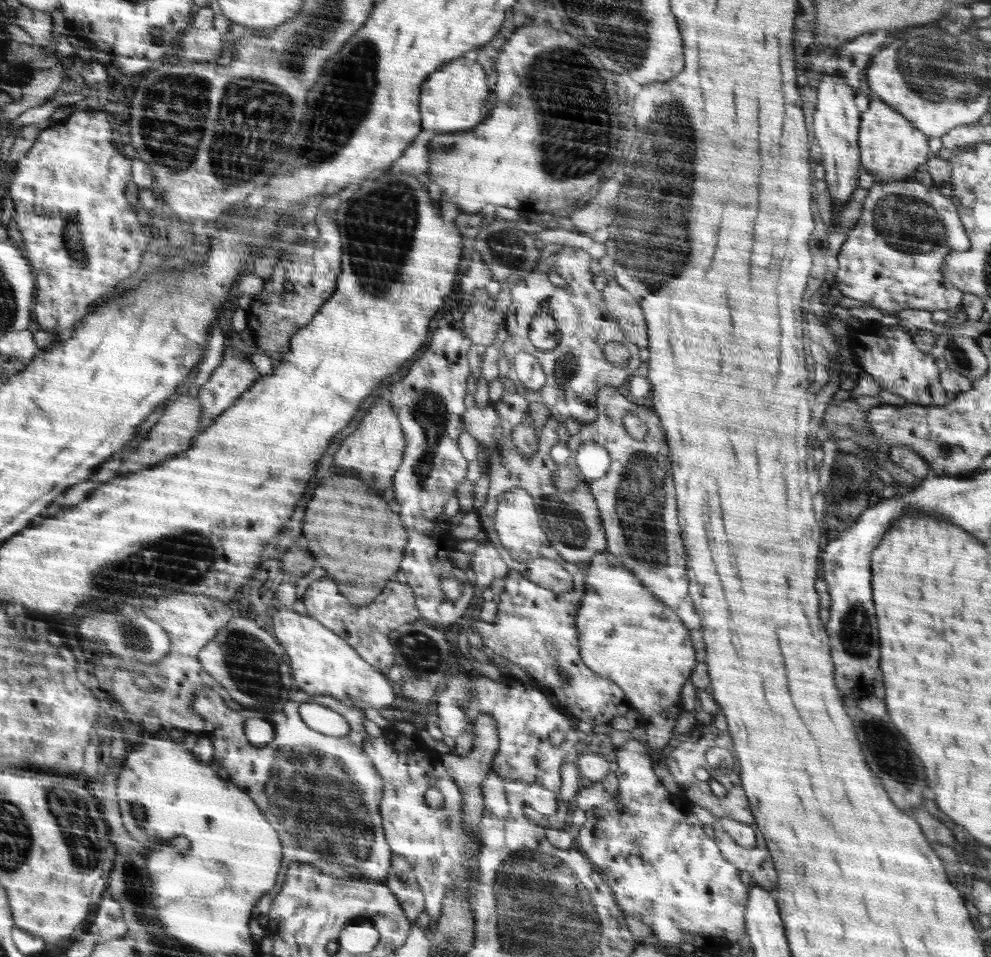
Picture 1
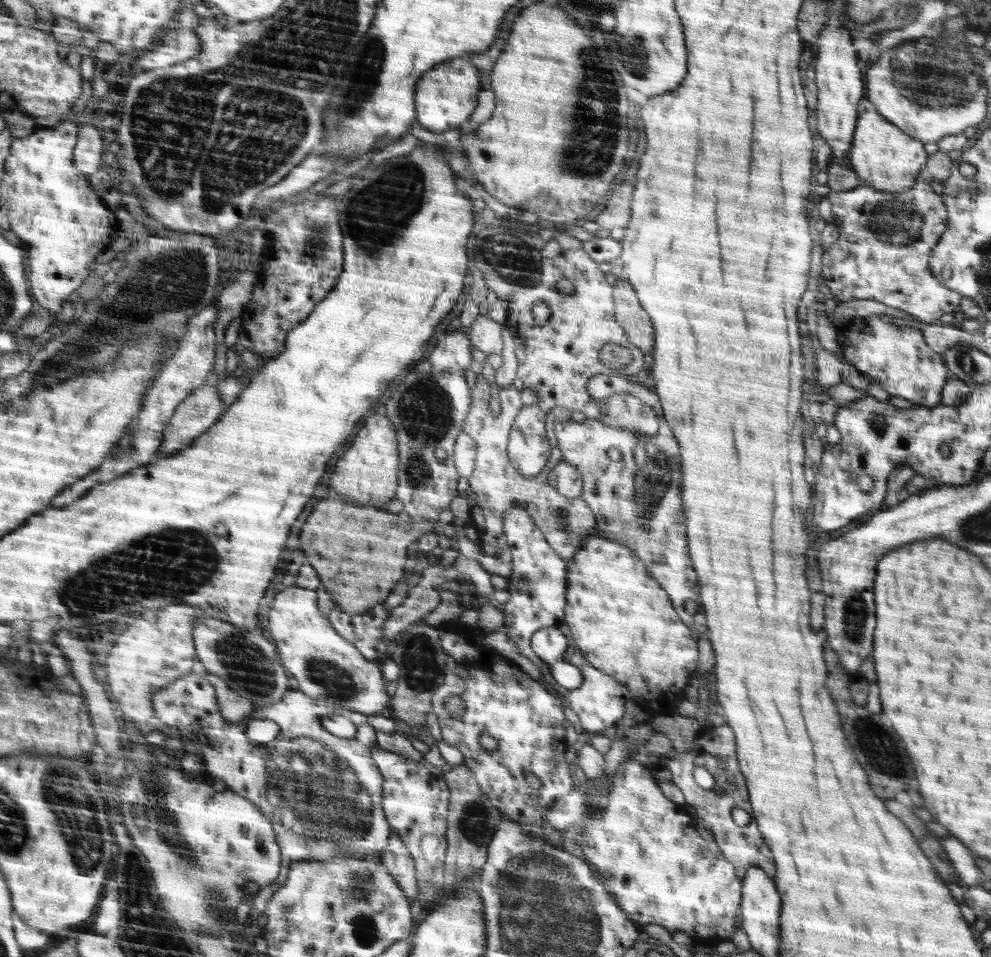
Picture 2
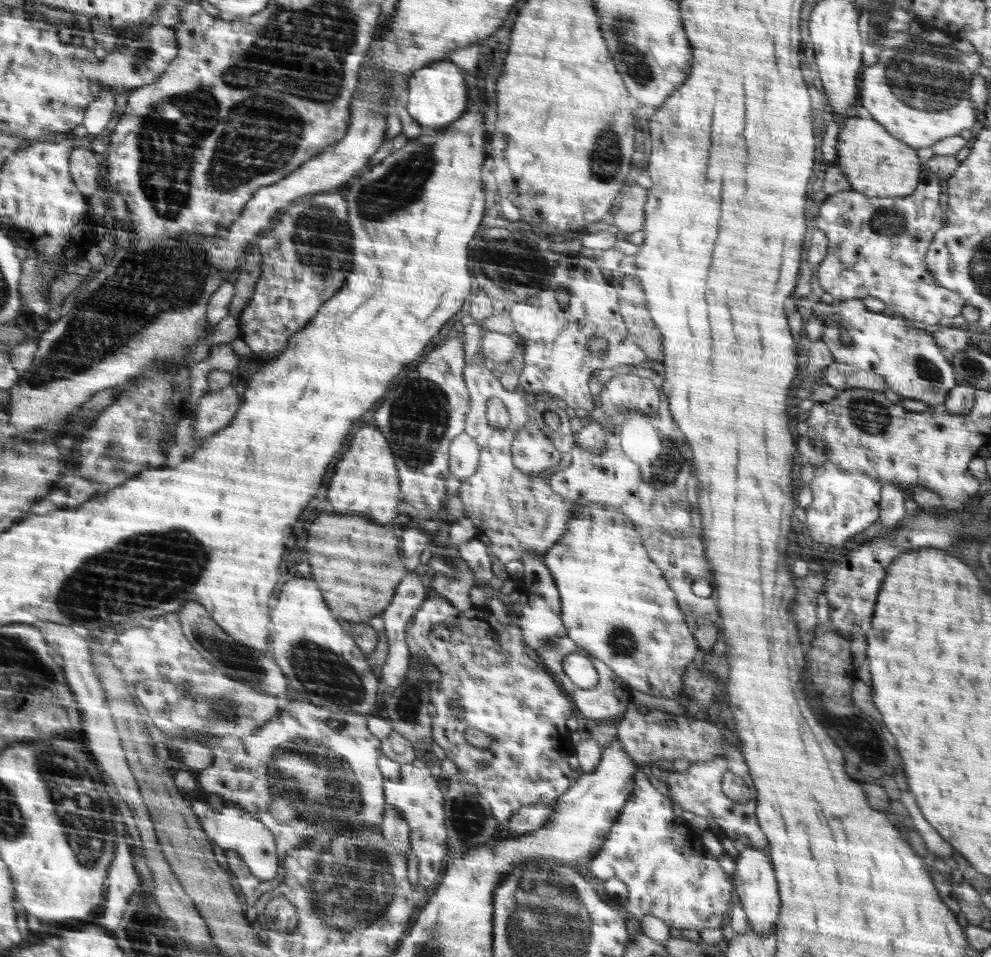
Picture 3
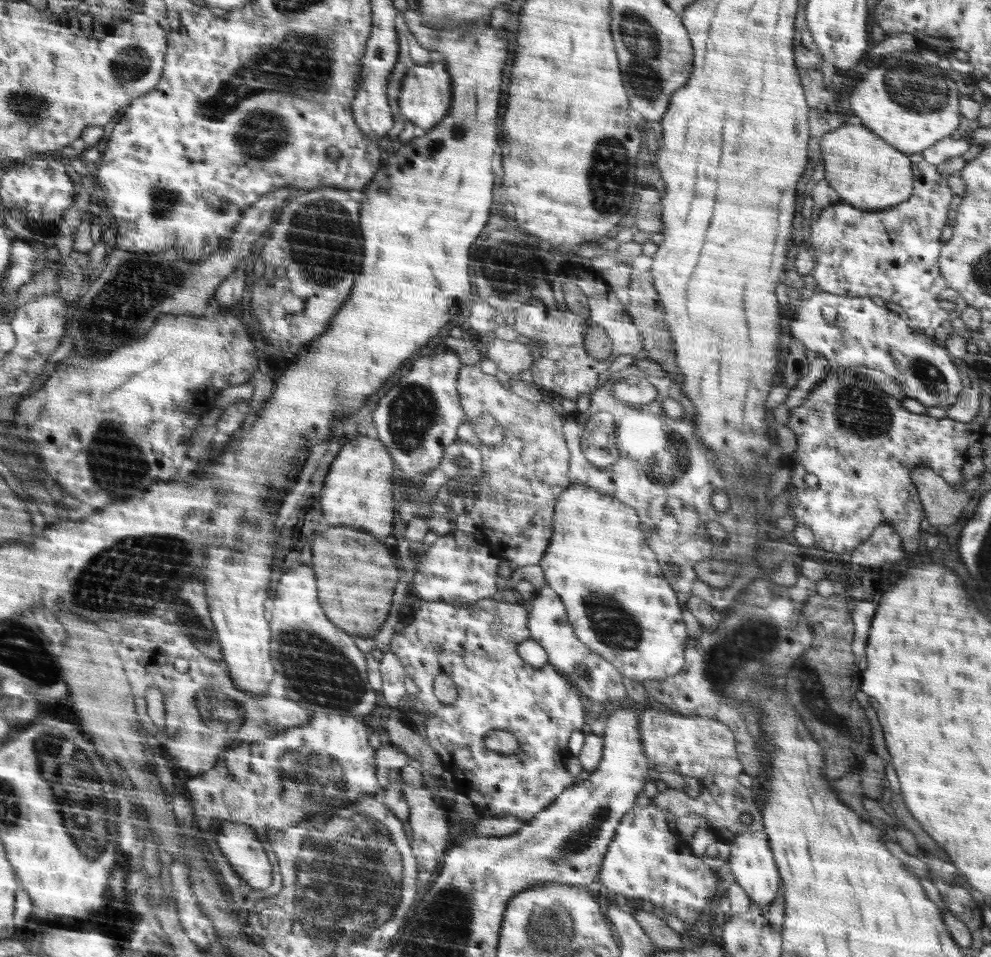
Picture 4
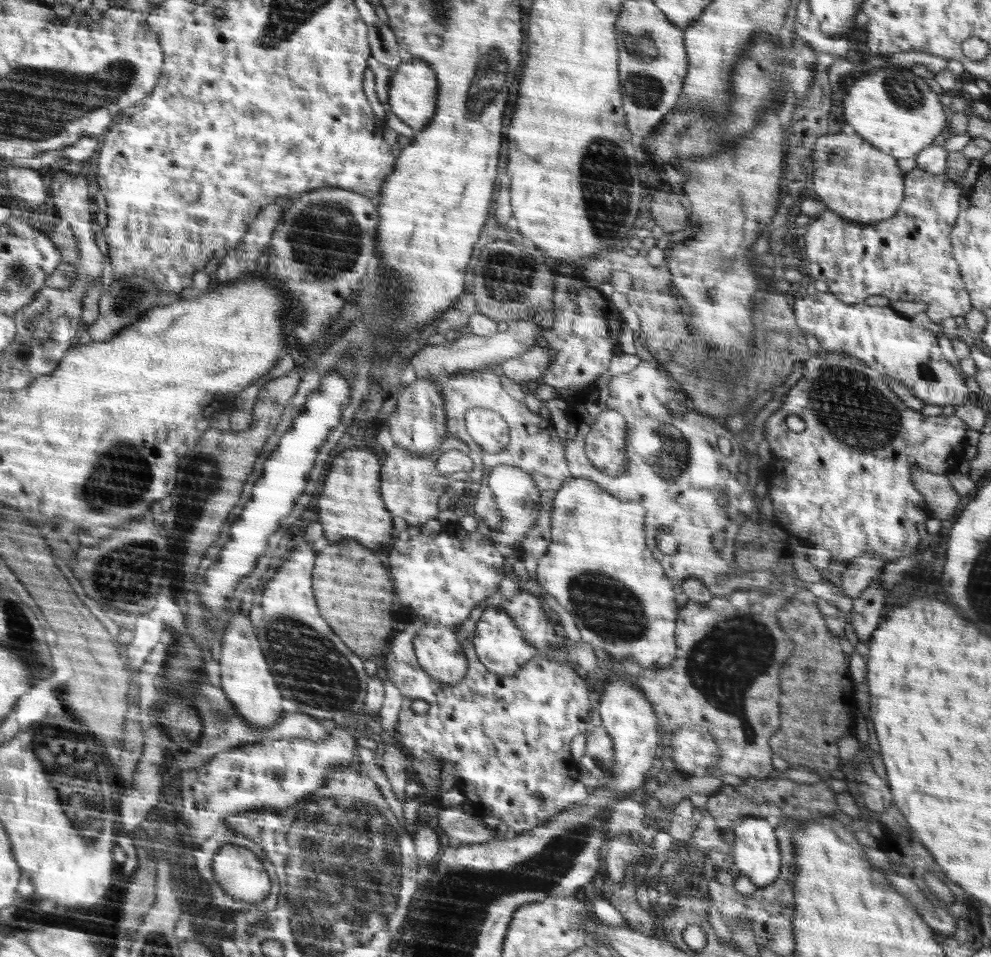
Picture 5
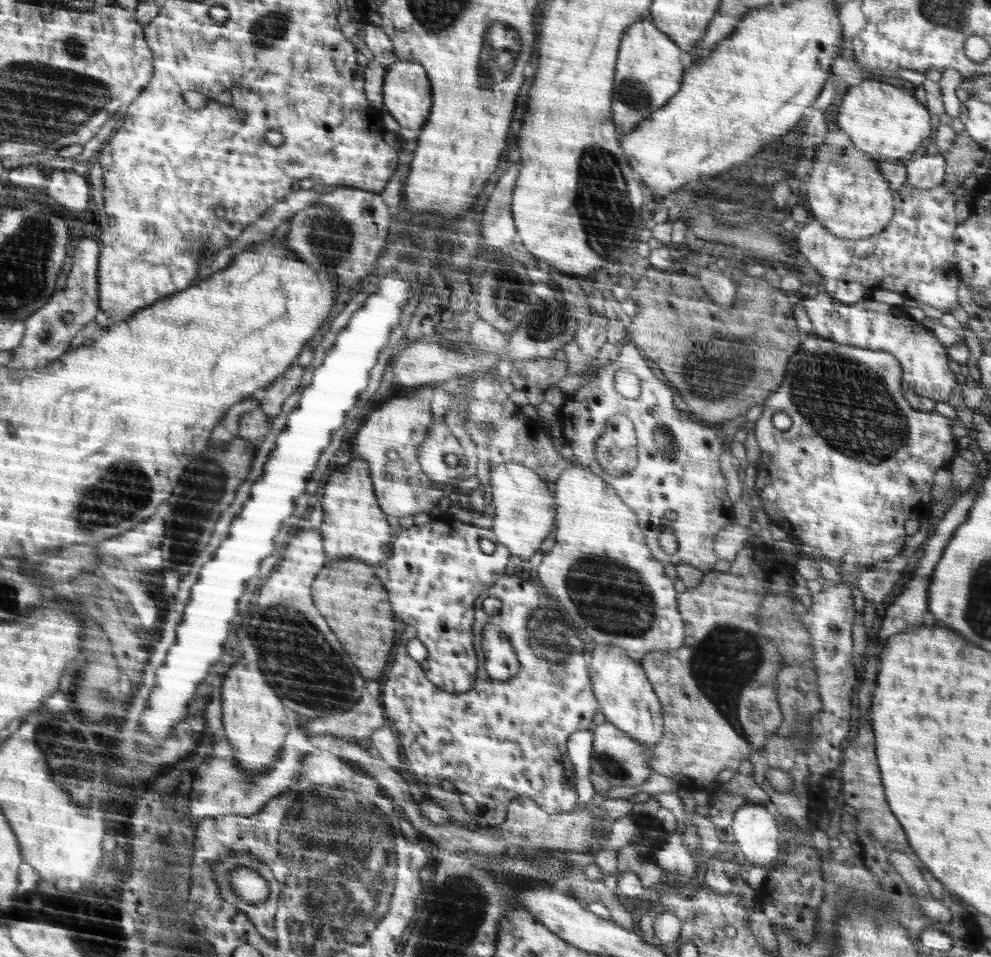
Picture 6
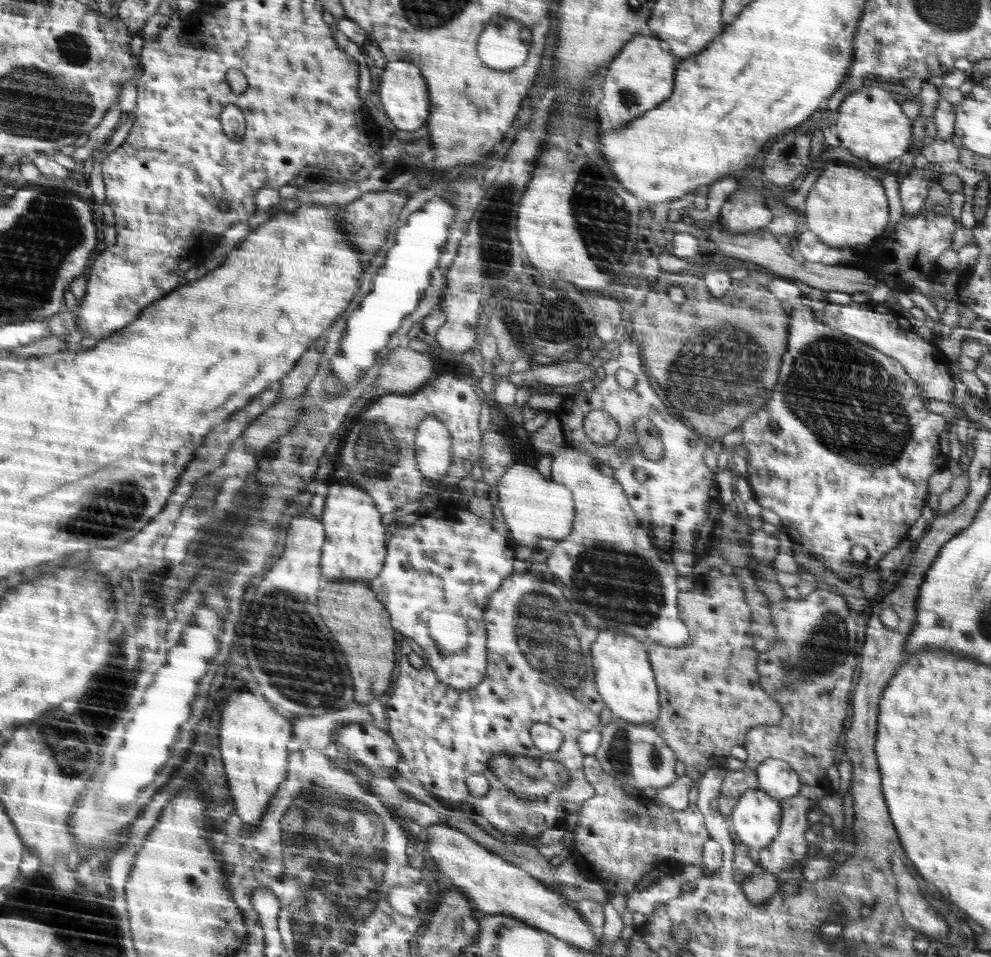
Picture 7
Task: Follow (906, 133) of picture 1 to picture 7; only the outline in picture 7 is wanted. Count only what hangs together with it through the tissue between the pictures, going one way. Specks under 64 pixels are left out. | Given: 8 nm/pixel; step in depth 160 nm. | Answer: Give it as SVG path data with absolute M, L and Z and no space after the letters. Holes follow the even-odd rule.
M832 158L836 164L830 164L820 174L815 183L810 187L810 193L806 200L806 228L817 234L824 244L832 248L858 247L858 244L868 244L872 238L880 237L888 224L888 200L884 194L884 188L878 180L870 178L868 174L846 166L846 160L840 161Z

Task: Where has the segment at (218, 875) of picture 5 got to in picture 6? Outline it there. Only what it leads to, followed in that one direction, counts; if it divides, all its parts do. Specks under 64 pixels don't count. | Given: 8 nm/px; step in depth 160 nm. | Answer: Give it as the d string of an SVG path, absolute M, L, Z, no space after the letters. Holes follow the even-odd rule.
M243 865L237 866L235 870L236 872L232 871L232 878L230 878L233 890L232 894L228 893L229 898L233 900L234 894L238 894L242 900L252 904L268 898L268 884L264 878L260 878L252 870L246 870Z

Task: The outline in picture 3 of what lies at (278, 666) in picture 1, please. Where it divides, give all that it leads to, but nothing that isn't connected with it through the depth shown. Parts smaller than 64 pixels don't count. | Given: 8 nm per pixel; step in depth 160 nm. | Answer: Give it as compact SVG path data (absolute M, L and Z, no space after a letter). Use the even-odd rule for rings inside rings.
M198 602L186 604L186 608L180 610L180 616L182 616L180 618L181 624L186 624L183 626L186 630L186 636L190 636L190 640L194 640L194 648L197 649L200 656L206 658L222 674L232 677L237 682L242 682L242 685L252 686L254 690L266 692L266 694L278 696L288 688L289 684L280 668L276 666L271 654L256 652L239 640L234 640L228 636L228 633L214 622L210 613L206 612Z

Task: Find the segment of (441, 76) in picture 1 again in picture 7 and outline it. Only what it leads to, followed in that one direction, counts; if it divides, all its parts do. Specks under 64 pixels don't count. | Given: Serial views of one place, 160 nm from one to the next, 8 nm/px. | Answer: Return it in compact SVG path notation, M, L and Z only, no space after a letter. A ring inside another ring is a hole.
M401 60L385 64L380 78L379 95L386 116L396 128L408 132L418 132L419 128L426 128L430 120L429 92L420 68L414 66L413 62Z

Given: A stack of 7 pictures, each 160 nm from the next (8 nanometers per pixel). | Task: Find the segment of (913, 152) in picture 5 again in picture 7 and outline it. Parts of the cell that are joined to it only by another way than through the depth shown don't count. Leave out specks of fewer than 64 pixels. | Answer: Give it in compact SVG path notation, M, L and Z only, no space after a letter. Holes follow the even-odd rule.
M872 85L863 86L860 92L855 91L844 98L834 116L838 116L836 139L846 149L849 158L873 167L894 164L895 158L906 157L913 139L913 121L902 112L902 104L902 100L898 100L889 87Z

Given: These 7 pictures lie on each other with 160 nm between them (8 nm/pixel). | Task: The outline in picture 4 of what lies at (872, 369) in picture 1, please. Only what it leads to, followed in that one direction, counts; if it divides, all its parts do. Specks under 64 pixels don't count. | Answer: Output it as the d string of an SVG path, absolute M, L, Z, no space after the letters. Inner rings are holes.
M814 293L811 299L795 304L795 315L788 323L788 336L798 339L807 350L822 354L831 366L872 367L893 376L906 397L926 407L952 406L967 383L946 348L923 332L912 329L898 313L878 306L870 297ZM822 306L832 306L836 310L834 322L824 319Z

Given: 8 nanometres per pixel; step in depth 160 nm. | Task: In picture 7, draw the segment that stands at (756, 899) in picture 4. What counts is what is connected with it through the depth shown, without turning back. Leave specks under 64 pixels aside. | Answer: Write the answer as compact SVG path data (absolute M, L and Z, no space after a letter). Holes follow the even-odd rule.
M759 788L743 792L731 816L734 832L750 849L765 850L780 834L781 804Z

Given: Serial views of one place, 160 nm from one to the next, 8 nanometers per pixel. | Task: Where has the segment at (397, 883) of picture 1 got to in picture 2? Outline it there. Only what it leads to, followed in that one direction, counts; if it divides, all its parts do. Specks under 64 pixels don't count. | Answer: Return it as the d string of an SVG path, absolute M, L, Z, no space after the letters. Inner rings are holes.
M392 833L388 846L386 846L381 861L392 872L394 880L401 885L406 896L416 899L419 886L415 875L415 862L410 851L404 846L400 835Z

